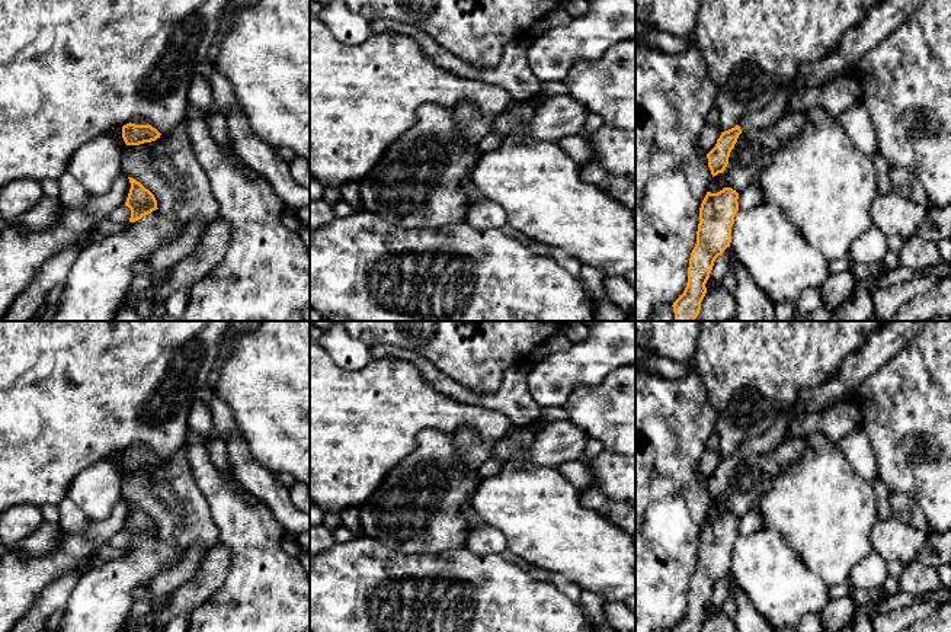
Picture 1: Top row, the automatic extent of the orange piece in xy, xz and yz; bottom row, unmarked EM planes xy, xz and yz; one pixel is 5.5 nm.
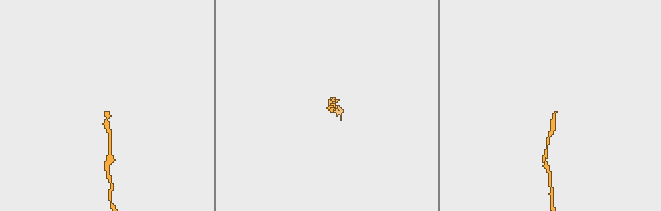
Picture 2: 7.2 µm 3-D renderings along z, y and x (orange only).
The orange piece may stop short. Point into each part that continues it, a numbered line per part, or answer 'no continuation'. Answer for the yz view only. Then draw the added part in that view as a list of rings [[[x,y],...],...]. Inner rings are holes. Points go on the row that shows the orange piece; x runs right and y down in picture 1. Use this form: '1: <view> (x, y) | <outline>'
1: yz (775, 108) | [[[795,84],[782,86],[763,109],[745,115],[737,125],[745,132],[778,121],[798,89]]]

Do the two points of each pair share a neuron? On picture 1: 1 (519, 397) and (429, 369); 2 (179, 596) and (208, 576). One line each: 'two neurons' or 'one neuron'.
1: one neuron
2: one neuron

